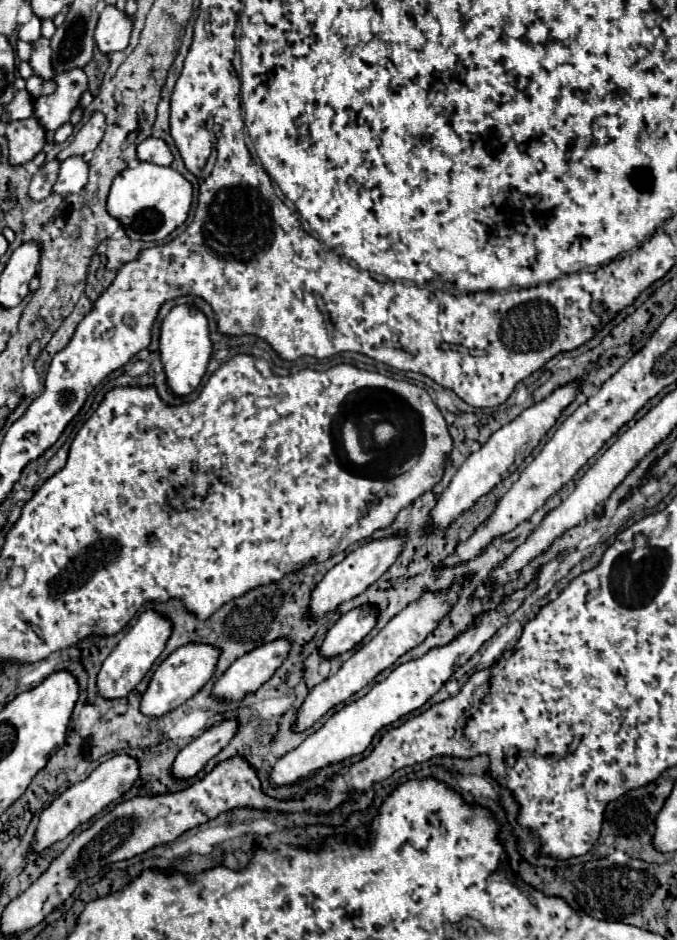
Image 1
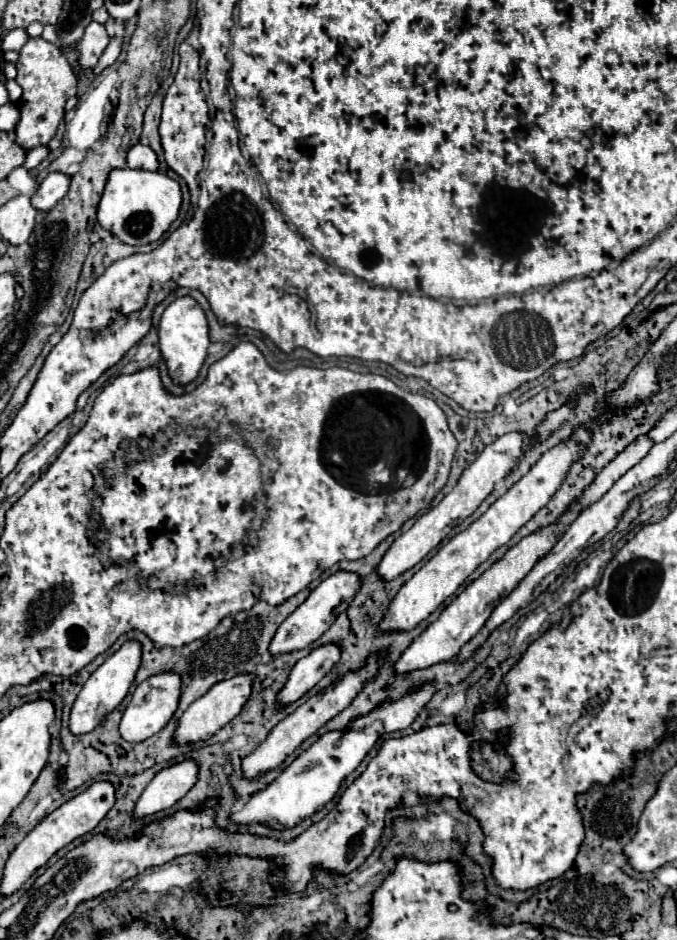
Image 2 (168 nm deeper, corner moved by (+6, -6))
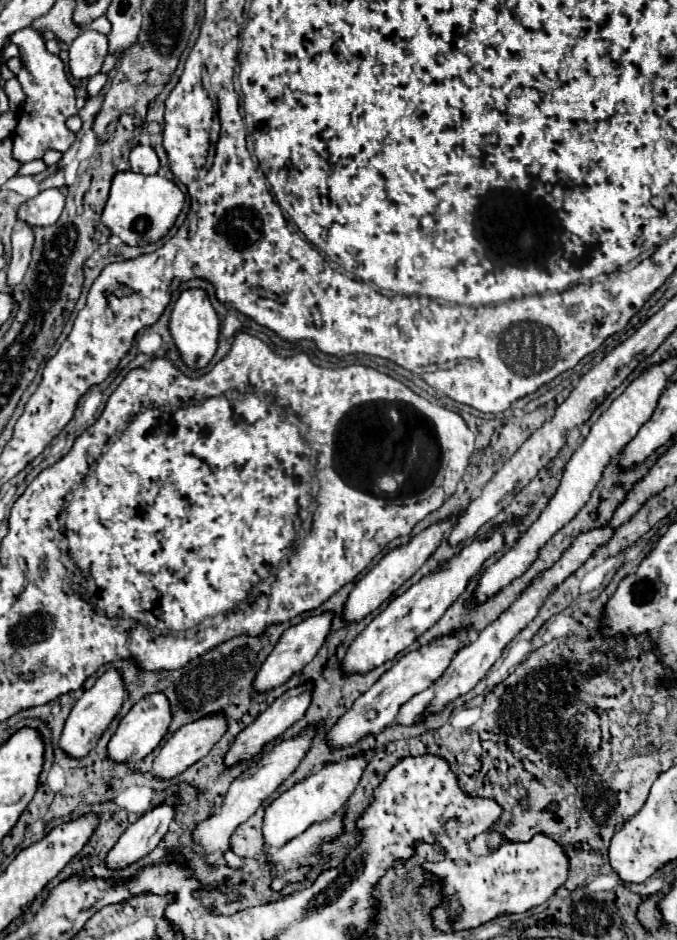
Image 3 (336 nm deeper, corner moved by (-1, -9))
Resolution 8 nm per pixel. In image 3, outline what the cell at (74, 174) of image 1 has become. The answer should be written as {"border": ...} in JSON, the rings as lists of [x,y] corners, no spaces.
{"border":[[[48,188],[36,198],[24,202],[18,210],[18,218],[32,226],[54,224],[64,210],[64,192],[60,188]]]}

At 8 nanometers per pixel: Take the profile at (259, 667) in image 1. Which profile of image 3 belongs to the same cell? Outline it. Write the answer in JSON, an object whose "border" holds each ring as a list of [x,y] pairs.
{"border":[[[214,712],[214,714],[208,714],[204,718],[198,718],[190,724],[184,724],[178,732],[172,734],[172,738],[162,746],[160,754],[154,758],[154,766],[152,766],[152,772],[154,776],[158,778],[174,778],[178,774],[182,774],[188,766],[192,766],[194,762],[198,762],[200,758],[204,758],[212,746],[224,736],[224,728],[228,724],[228,718],[224,712]]]}

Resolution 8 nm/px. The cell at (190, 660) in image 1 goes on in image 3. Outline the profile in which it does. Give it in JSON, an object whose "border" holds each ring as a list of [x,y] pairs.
{"border":[[[154,692],[148,694],[146,698],[138,700],[130,712],[122,718],[116,734],[112,736],[112,740],[108,742],[108,754],[112,756],[112,760],[116,762],[128,762],[134,764],[138,760],[142,760],[146,754],[150,754],[164,738],[164,734],[168,732],[172,720],[172,710],[170,710],[170,702],[162,692]]]}

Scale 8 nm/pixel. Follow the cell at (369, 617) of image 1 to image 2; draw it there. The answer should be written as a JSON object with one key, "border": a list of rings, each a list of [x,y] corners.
{"border":[[[321,645],[313,649],[307,657],[297,661],[291,675],[287,677],[285,685],[277,695],[277,705],[287,707],[301,699],[307,691],[311,691],[323,675],[339,661],[339,647],[337,645]]]}

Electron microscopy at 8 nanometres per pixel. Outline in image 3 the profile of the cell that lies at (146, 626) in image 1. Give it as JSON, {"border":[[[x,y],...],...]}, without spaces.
{"border":[[[110,668],[106,670],[98,680],[96,684],[86,690],[82,694],[82,698],[74,704],[68,720],[66,720],[66,726],[62,730],[62,736],[60,736],[60,746],[66,754],[74,756],[74,758],[80,758],[80,756],[86,756],[100,740],[102,732],[110,726],[110,722],[114,720],[114,716],[120,712],[122,704],[124,704],[124,696],[126,696],[126,688],[124,688],[124,680],[122,680],[122,674],[116,670],[116,668]]]}

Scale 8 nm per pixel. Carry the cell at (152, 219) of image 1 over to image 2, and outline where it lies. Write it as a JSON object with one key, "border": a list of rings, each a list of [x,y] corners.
{"border":[[[113,169],[109,173],[101,203],[97,207],[97,221],[127,245],[145,245],[161,239],[169,225],[177,219],[181,207],[181,187],[171,177],[159,171],[145,169]]]}

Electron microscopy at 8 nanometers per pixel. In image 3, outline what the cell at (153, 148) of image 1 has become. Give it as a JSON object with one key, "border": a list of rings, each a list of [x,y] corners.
{"border":[[[138,144],[132,152],[130,152],[130,170],[132,172],[140,172],[140,174],[156,174],[160,168],[158,156],[154,152],[152,146],[144,146]]]}

